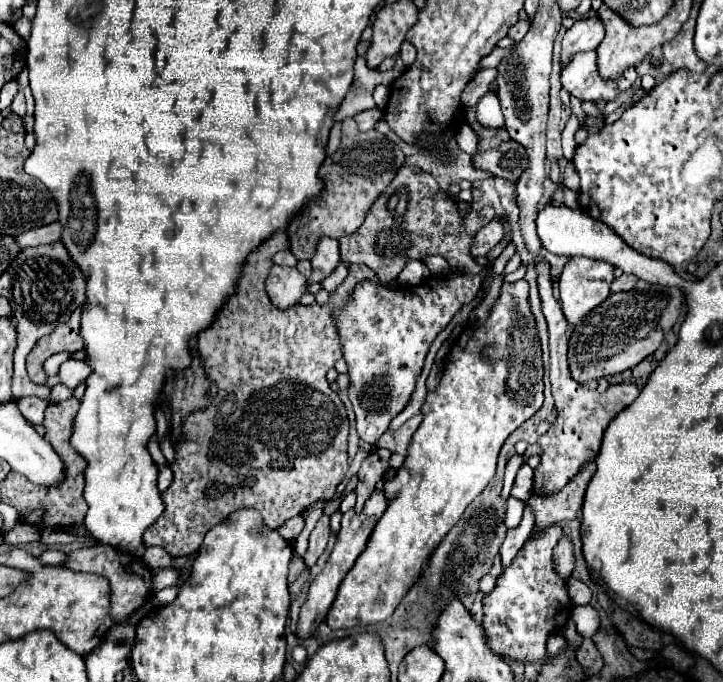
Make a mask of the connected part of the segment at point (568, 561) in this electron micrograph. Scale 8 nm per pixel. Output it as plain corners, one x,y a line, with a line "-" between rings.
565,535
559,541
559,545
555,547
555,551
553,551
553,567
555,567
559,577
571,577
573,563
575,563
575,559
573,559
573,545
571,545
569,537

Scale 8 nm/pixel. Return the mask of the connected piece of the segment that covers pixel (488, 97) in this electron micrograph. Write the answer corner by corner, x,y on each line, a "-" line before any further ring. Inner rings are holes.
489,89
477,103
477,121
483,127
489,129
501,129
503,127
503,113
501,113
501,101
497,99
497,91

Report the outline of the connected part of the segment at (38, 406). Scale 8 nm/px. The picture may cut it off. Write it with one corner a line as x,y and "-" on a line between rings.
28,396
16,399
17,406
22,415
32,424
42,425
44,412
48,403
35,396

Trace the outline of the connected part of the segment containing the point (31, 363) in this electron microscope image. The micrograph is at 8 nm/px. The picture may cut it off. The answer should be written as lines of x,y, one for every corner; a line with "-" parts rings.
81,309
73,311
67,323
61,323
61,327
53,329
49,335
41,337
31,353
27,355
27,371
33,383
43,383
45,373
43,373
43,361
51,357
53,353
59,351
77,351
83,349
83,341
79,337
79,319
81,319

